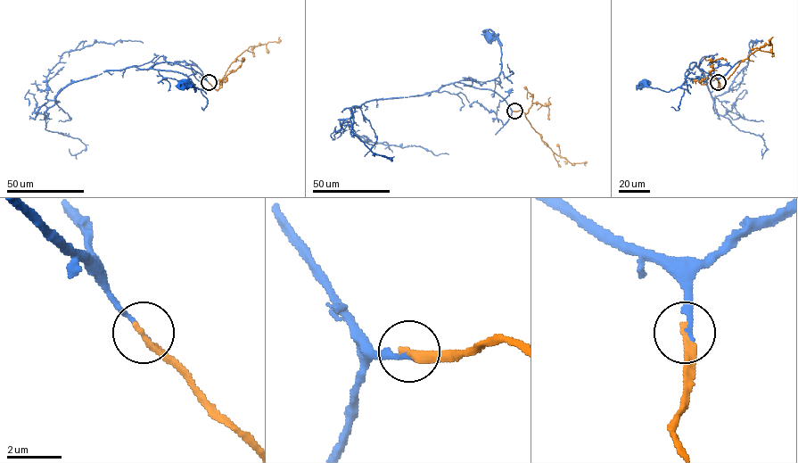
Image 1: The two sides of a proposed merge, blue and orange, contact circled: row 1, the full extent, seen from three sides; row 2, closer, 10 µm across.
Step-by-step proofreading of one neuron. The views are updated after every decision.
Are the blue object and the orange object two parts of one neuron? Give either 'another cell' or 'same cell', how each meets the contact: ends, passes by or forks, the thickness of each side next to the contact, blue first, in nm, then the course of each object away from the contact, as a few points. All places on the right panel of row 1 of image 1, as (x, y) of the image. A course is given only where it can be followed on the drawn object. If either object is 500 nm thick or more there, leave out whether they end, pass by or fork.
same cell | blue ends | orange ends | 180/280 nm | blue via (718, 82), (695, 62), (689, 64), (683, 84), (669, 92), (649, 86), (644, 81) | orange via (718, 82), (719, 89), (742, 62), (760, 46), (770, 44), (769, 39), (773, 37)

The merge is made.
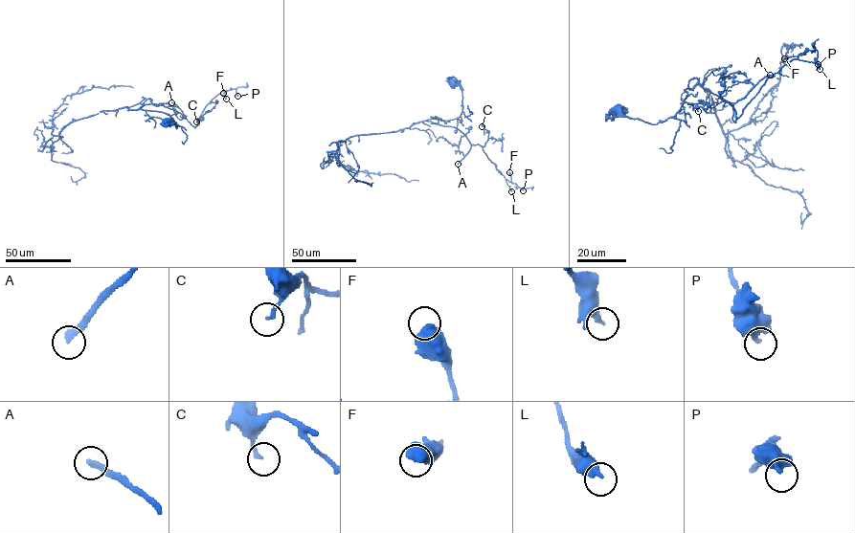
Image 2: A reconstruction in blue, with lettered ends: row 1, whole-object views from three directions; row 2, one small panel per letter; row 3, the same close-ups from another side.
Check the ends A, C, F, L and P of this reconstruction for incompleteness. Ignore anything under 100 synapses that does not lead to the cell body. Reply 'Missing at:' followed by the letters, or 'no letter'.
Missing at: A

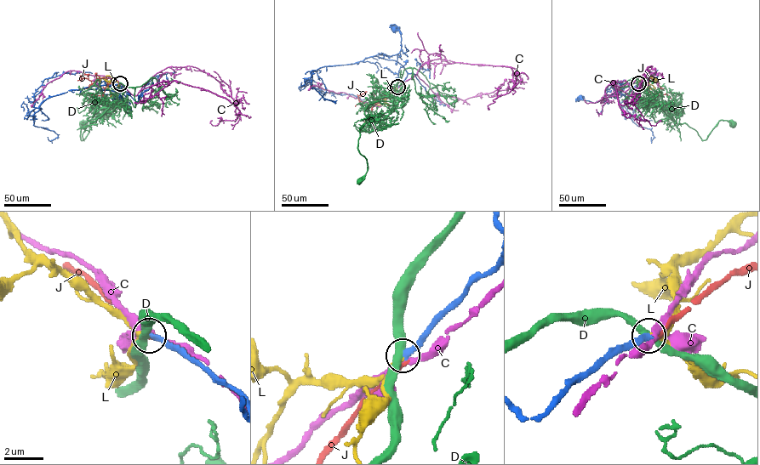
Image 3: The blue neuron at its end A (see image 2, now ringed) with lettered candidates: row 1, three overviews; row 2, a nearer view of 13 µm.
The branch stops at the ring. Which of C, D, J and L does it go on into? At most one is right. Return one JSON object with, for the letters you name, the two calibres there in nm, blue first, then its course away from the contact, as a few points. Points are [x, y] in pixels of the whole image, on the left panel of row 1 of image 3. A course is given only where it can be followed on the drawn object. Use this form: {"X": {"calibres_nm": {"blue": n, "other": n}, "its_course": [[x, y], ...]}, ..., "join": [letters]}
{"L": {"calibres_nm": {"blue": 280, "other": 200}, "its_course": [[120, 83], [108, 76], [105, 79], [99, 80], [100, 82]]}, "join": ["L"]}

